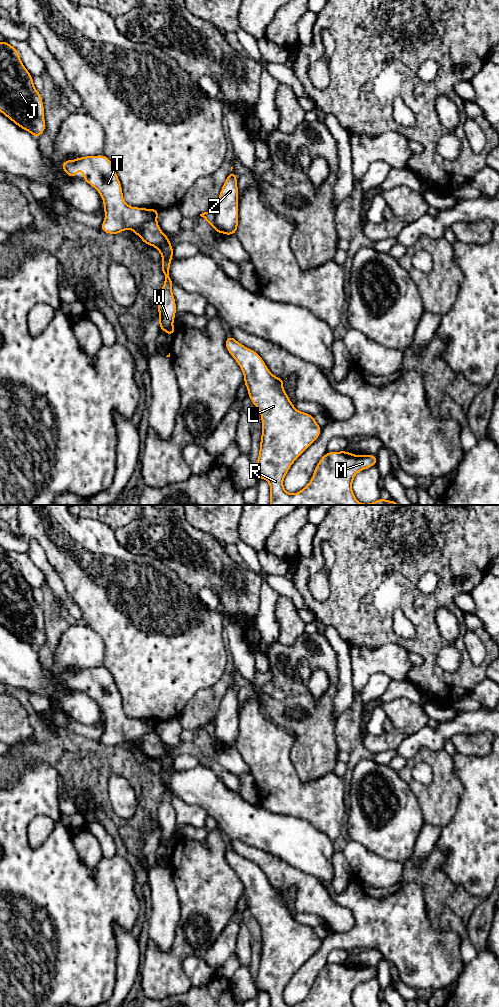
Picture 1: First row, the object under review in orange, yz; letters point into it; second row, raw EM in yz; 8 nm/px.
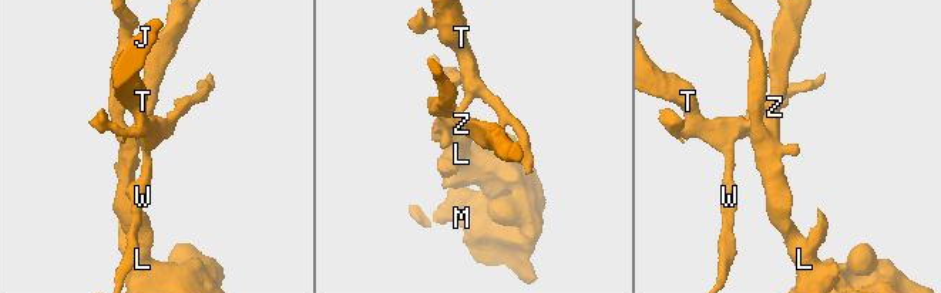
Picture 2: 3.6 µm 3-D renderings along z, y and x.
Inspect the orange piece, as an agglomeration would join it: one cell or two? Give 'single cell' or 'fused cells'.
fused cells

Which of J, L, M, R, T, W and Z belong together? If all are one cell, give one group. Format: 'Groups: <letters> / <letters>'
Groups: J T W / L M R Z

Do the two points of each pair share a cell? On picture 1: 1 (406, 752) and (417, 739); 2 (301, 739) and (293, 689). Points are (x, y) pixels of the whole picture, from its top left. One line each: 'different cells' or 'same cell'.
1: same cell
2: same cell

